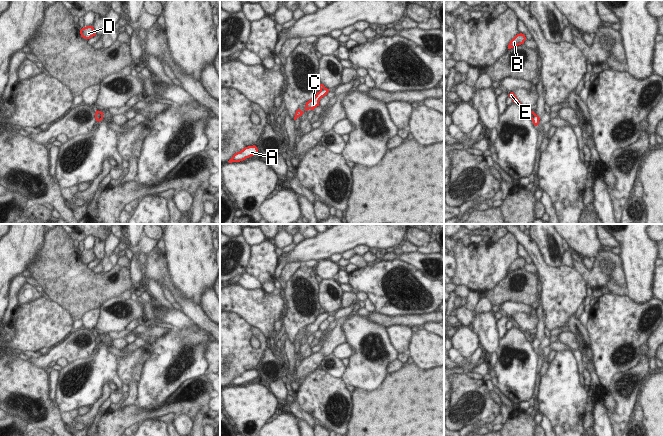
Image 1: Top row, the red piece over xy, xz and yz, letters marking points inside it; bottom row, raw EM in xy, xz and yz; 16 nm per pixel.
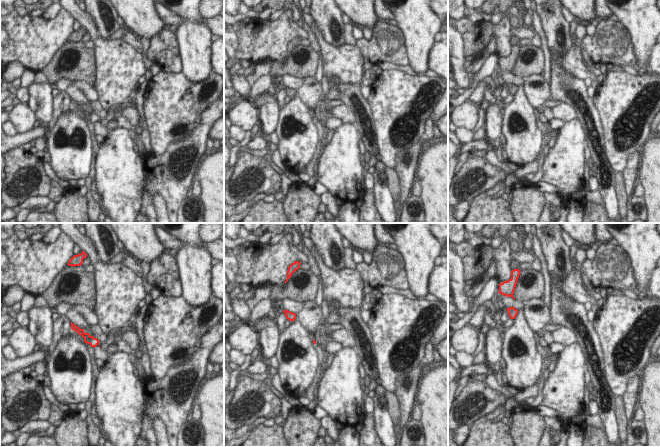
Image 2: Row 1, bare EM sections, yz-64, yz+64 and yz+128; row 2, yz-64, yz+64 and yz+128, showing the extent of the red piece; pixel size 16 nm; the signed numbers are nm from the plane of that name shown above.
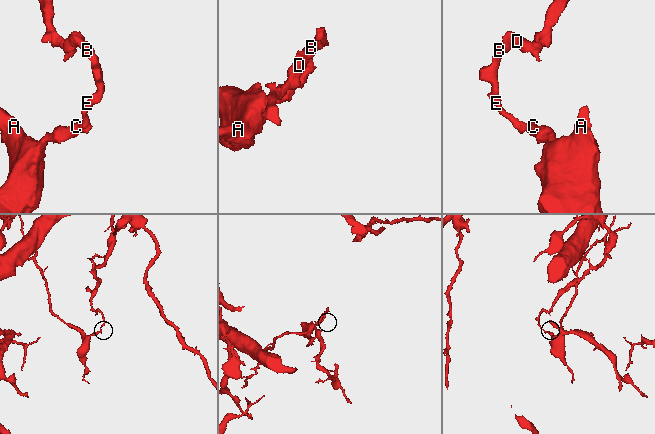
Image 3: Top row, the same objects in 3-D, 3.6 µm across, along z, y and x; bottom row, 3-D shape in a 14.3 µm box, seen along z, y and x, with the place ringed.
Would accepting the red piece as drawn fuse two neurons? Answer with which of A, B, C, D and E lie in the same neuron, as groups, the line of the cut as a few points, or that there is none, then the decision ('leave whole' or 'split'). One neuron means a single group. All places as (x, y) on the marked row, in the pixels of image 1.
groups A C / B D E; cut yz (534, 113), (531, 118); split

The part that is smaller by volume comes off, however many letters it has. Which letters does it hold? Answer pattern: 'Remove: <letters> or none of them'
Remove: A, C

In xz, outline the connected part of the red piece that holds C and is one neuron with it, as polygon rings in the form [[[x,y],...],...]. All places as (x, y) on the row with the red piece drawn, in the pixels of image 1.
[[[327,88],[321,89],[319,92],[317,92],[316,96],[313,99],[306,102],[305,111],[309,109],[314,110],[317,106],[319,106],[320,99],[327,95],[328,92],[329,89]]]

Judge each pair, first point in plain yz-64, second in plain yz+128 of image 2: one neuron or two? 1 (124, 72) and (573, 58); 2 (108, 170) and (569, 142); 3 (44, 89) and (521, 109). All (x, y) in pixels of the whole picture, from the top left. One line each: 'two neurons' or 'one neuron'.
1: one neuron
2: one neuron
3: two neurons

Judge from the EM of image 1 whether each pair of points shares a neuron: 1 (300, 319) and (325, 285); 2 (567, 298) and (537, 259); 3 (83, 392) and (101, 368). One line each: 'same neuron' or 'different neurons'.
1: different neurons
2: same neuron
3: same neuron

